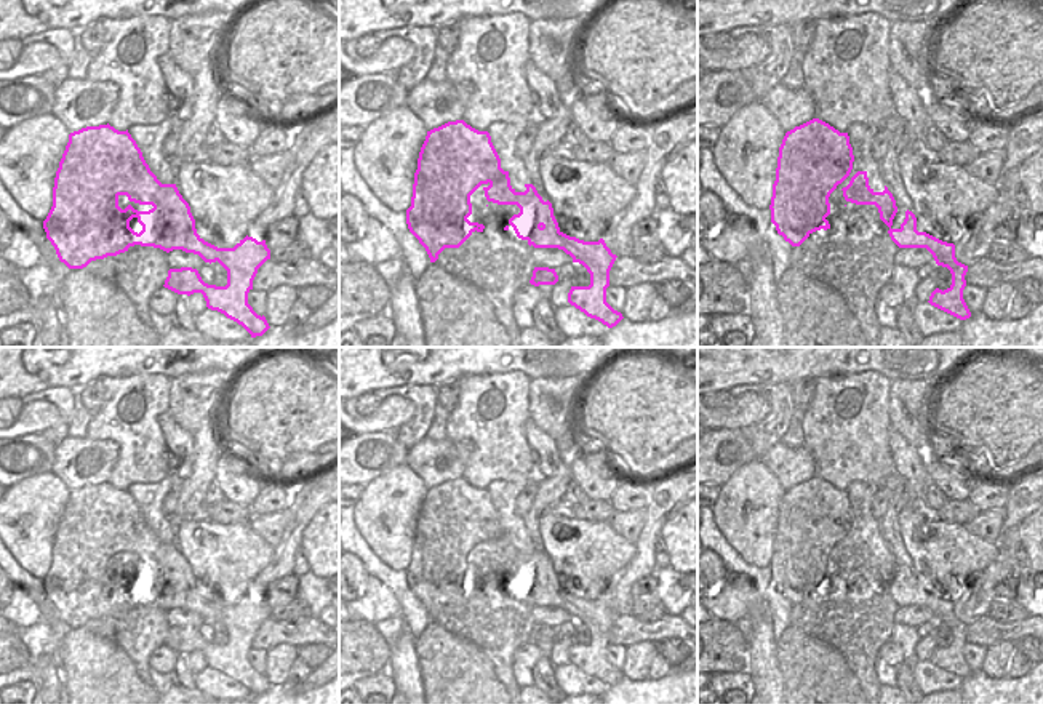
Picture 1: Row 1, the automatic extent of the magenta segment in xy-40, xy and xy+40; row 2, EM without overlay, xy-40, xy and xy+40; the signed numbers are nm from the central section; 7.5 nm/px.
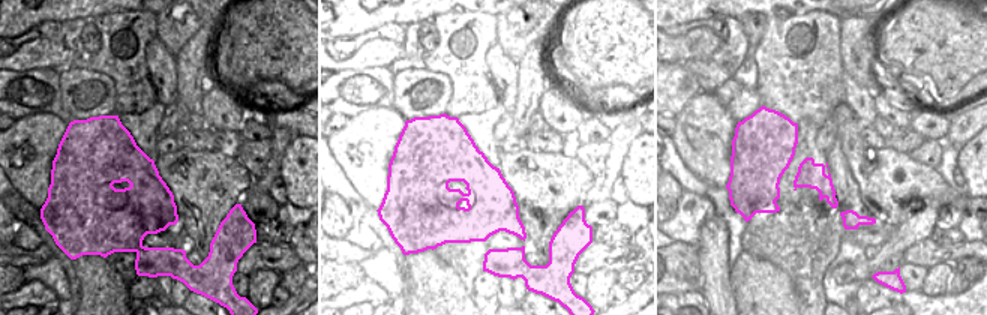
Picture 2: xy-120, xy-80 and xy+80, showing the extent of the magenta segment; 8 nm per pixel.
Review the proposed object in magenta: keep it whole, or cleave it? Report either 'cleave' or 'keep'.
keep

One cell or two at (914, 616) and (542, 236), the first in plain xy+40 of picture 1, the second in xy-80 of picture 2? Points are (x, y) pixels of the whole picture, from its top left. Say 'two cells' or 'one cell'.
two cells

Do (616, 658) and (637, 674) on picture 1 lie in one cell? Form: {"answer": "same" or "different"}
{"answer": "different"}

